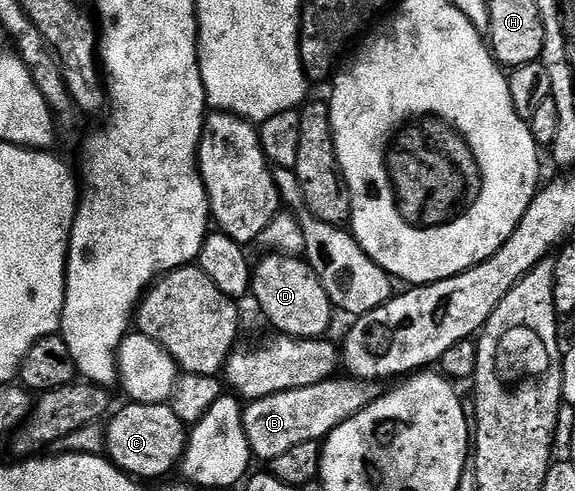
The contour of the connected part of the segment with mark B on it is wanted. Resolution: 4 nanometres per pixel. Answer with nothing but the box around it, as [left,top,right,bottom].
[243,375,382,463]

